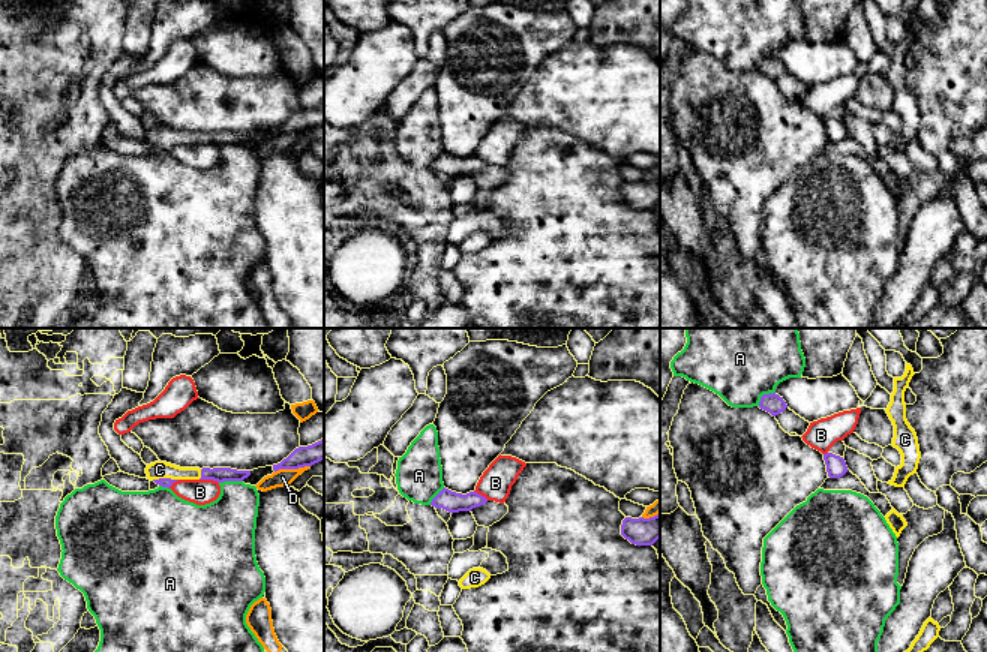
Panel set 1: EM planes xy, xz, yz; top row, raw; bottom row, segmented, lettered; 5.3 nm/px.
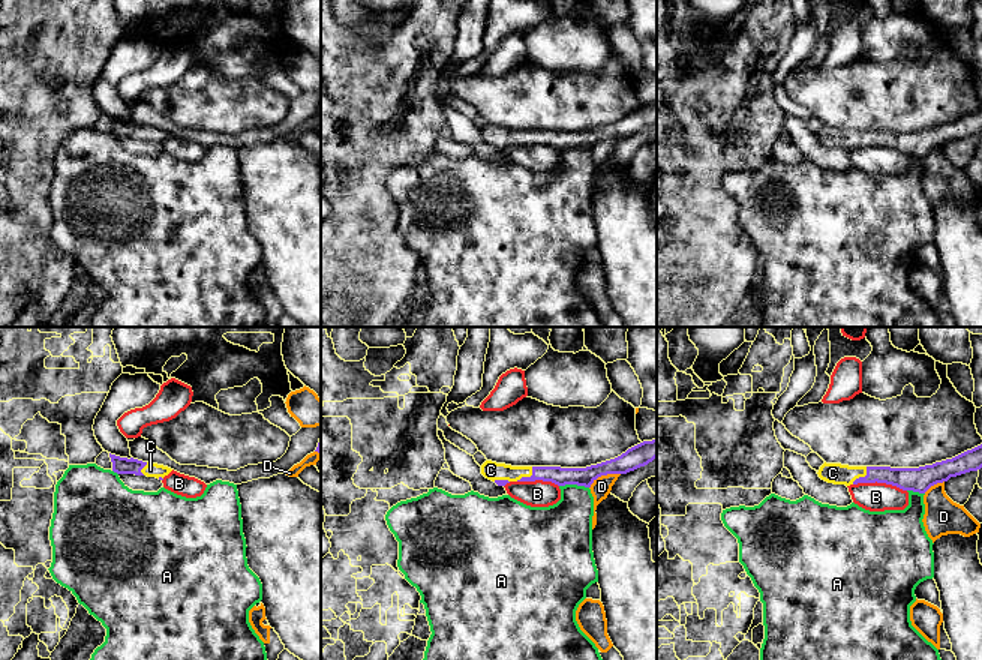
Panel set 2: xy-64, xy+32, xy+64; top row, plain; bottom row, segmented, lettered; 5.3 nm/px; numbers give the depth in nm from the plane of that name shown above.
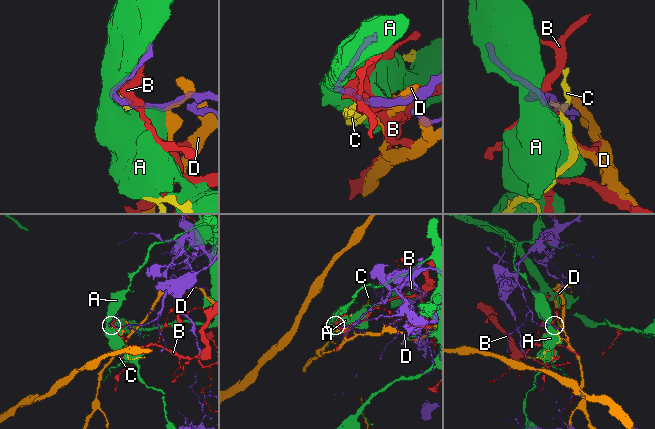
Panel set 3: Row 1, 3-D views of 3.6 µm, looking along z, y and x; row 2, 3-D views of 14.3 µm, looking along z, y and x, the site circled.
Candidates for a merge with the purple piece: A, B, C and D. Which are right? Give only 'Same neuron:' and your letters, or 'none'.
Same neuron: C

